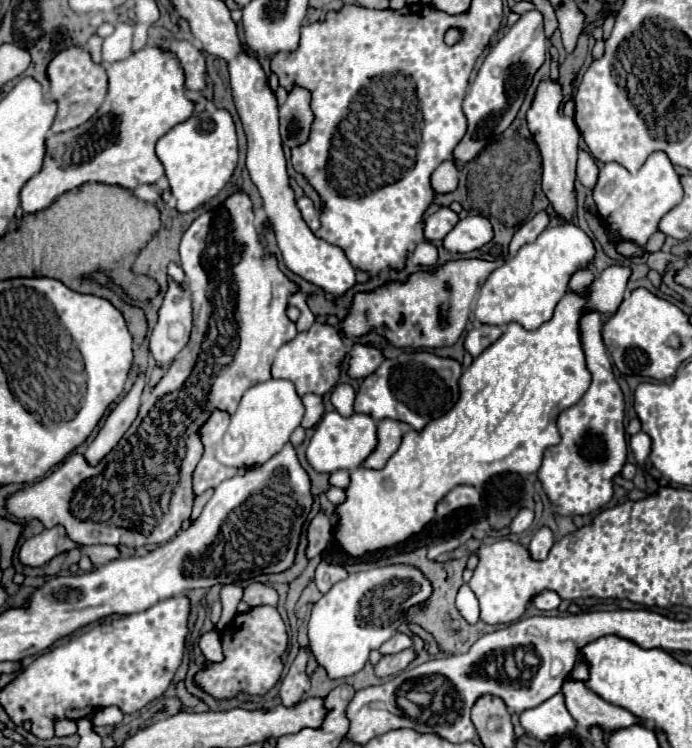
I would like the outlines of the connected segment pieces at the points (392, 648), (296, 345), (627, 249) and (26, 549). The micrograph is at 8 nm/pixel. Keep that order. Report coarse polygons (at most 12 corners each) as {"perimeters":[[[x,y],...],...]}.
{"perimeters":[[[394,633],[382,647],[382,655],[400,653],[412,647],[412,639]],[[314,323],[276,353],[272,377],[300,397],[334,389],[344,359],[336,327]],[[616,241],[614,247],[626,259],[646,253],[632,241]],[[64,527],[44,529],[20,547],[20,563],[42,567],[74,549]]]}

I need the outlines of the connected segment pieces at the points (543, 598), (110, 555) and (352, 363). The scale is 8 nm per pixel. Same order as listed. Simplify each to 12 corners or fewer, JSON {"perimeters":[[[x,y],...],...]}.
{"perimeters":[[[542,591],[534,607],[542,611],[556,609],[562,603],[556,591]],[[82,545],[96,567],[120,557],[112,545]],[[354,343],[346,353],[348,377],[364,379],[384,361],[372,343]]]}

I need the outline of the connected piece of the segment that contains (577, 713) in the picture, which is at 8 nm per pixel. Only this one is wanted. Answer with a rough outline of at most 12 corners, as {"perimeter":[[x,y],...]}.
{"perimeter":[[580,681],[562,687],[578,727],[606,731],[642,723],[598,697]]}

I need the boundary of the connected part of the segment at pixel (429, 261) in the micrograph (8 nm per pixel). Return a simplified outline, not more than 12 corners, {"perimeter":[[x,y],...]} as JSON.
{"perimeter":[[430,241],[416,247],[410,261],[420,267],[438,263],[438,247]]}

